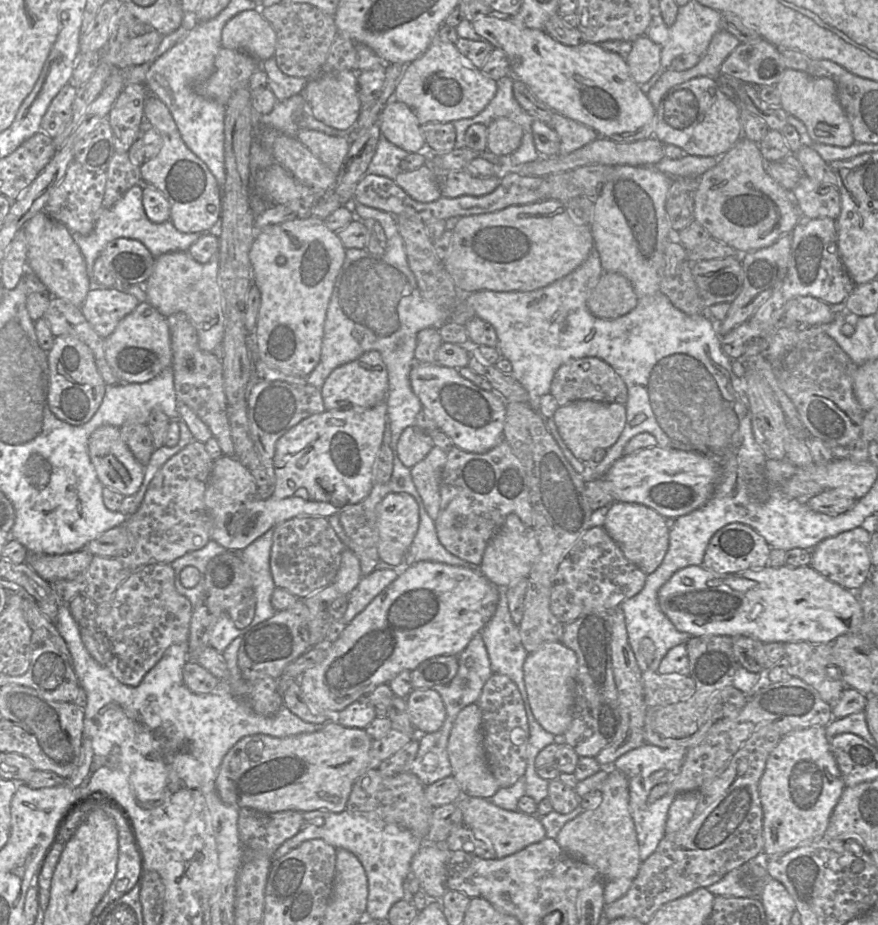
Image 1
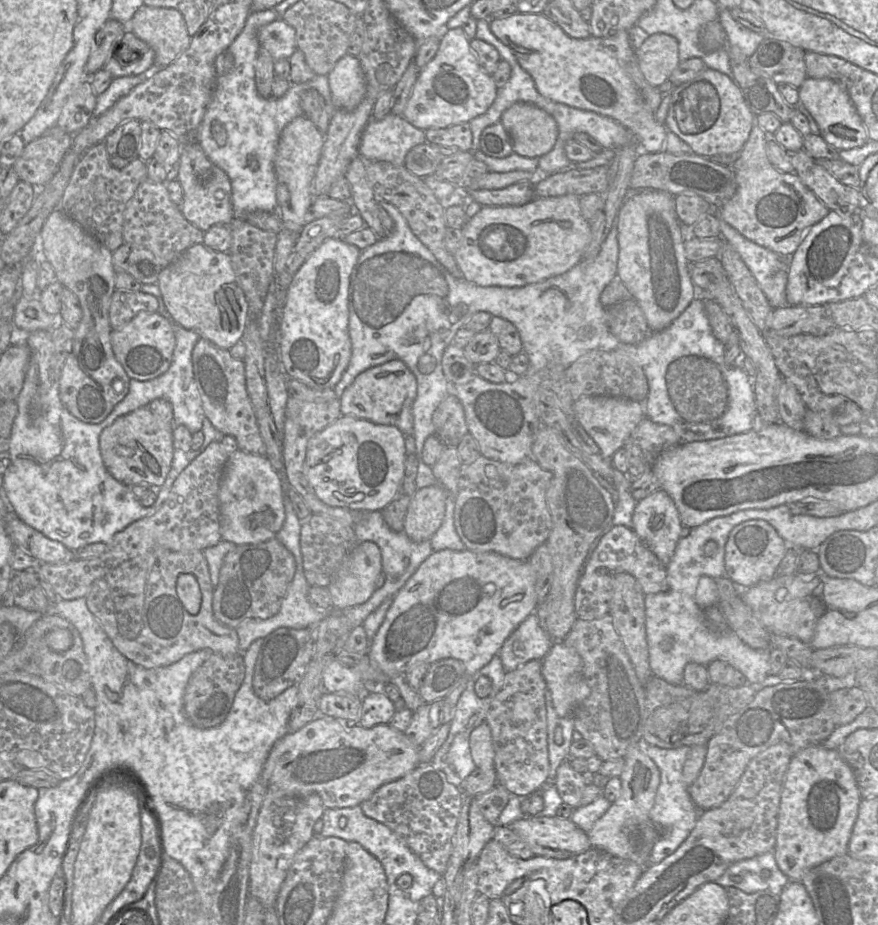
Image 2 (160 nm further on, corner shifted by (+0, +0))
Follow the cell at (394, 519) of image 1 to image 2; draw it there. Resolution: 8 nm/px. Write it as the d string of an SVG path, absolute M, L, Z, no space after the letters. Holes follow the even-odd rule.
M439 484L418 489L409 503L402 531L415 542L429 540L443 522L446 500L447 492Z

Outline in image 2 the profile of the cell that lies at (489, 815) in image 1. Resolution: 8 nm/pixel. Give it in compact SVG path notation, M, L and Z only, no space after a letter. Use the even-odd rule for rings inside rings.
M540 815L525 816L508 826L519 835L536 856L555 859L567 859L592 848L587 832L580 829L570 819L544 817Z

